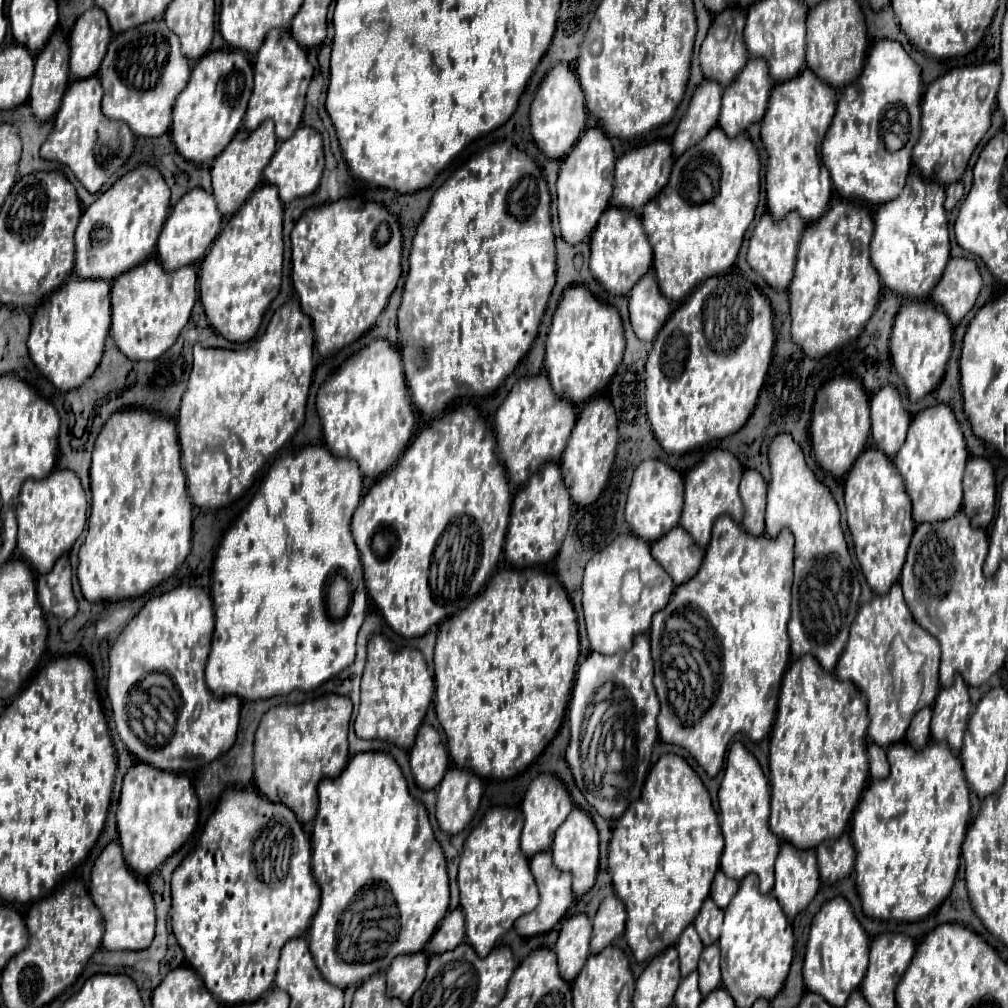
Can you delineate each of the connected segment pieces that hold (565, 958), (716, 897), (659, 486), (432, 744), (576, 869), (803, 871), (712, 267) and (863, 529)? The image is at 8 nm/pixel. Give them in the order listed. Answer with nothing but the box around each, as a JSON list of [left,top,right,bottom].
[[556,914,592,982],[710,870,738,908],[626,460,684,542],[410,722,450,790],[552,806,599,896],[772,844,820,920],[640,126,762,302],[846,448,916,594]]

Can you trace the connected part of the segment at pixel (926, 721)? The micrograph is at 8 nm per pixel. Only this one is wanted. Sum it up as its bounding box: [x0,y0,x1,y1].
[906,706,932,748]

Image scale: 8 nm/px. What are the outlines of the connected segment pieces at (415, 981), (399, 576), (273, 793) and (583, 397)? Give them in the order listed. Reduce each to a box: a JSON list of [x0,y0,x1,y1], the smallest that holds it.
[[386,952,428,1004],[352,404,510,638],[254,694,352,822],[546,284,624,404]]

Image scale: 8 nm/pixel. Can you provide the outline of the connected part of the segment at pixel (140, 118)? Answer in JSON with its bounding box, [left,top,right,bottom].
[98,20,190,136]

